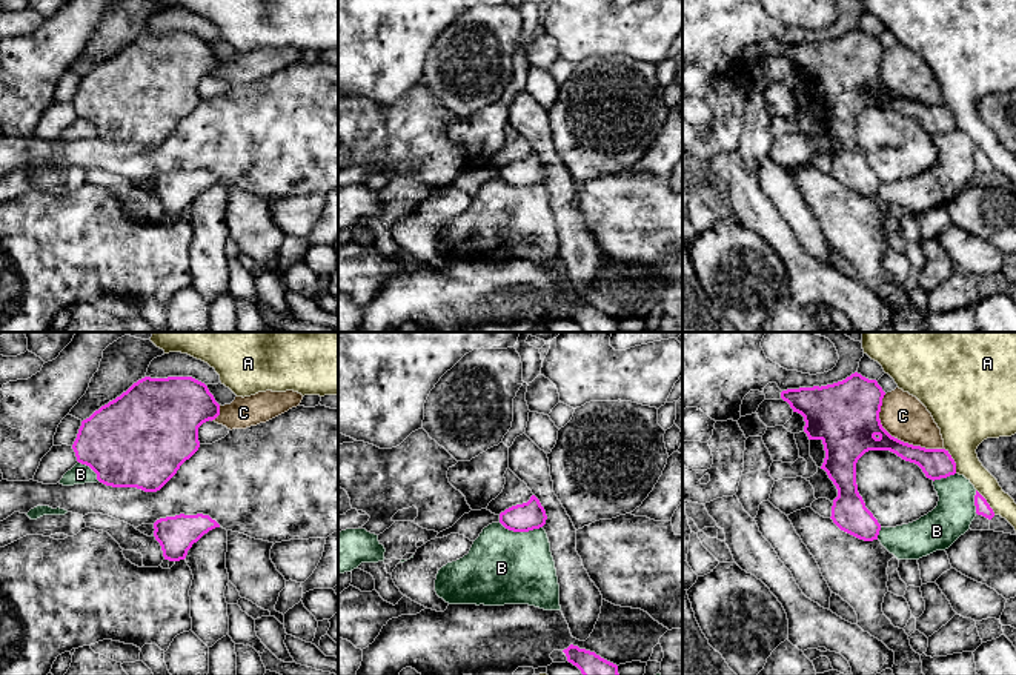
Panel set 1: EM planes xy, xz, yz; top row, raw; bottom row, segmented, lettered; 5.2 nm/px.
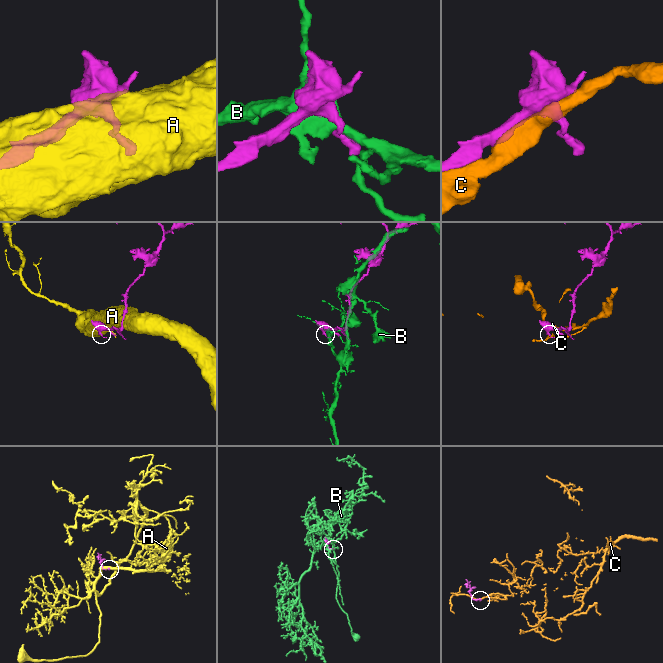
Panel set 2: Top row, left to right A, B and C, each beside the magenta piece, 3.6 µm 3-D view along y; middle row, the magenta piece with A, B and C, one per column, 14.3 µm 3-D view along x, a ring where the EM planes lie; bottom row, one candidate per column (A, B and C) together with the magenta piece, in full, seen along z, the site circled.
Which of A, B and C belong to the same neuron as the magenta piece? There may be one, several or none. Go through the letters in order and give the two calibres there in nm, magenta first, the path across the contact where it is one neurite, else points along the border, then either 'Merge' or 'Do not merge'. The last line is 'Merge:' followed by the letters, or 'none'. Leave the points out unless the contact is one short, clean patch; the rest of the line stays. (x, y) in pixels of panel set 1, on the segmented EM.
A: Thickness 160 nm (magenta) against 320 nm. Do not merge
B: Thickness 150 nm (magenta) against 380 nm. Do not merge
C: Thickness 280 nm (magenta) against 240 nm. Do not merge
Merge: none

